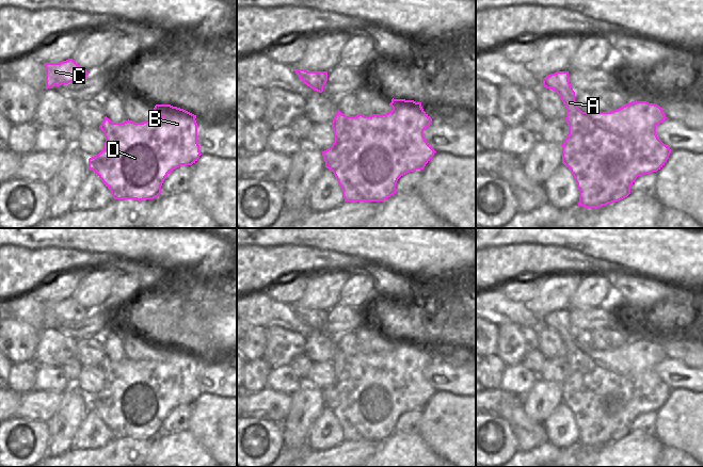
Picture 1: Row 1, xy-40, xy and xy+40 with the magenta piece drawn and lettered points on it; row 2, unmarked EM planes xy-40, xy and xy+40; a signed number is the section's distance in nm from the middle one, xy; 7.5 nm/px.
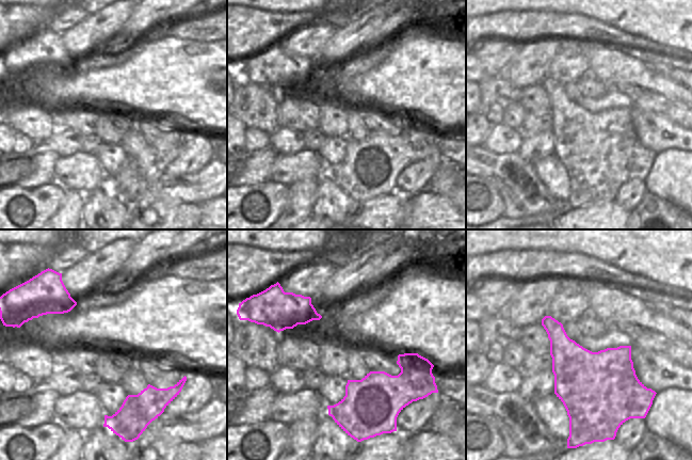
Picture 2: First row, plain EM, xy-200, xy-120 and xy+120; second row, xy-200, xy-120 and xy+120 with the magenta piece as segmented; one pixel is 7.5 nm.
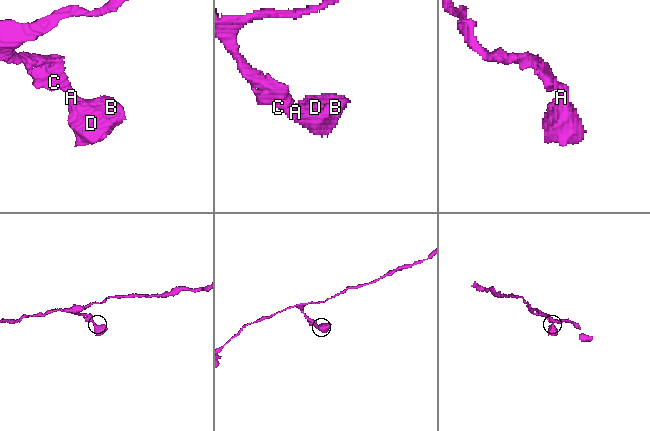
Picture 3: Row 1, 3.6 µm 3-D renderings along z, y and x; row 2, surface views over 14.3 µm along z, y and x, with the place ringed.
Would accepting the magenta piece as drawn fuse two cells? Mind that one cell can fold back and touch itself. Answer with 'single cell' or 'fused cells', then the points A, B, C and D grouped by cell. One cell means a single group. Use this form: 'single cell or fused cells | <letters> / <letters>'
single cell | A B C D

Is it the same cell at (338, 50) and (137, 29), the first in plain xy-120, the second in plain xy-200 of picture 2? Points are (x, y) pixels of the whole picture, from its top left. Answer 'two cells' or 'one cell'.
one cell

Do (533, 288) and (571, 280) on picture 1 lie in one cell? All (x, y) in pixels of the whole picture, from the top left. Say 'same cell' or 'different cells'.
different cells

